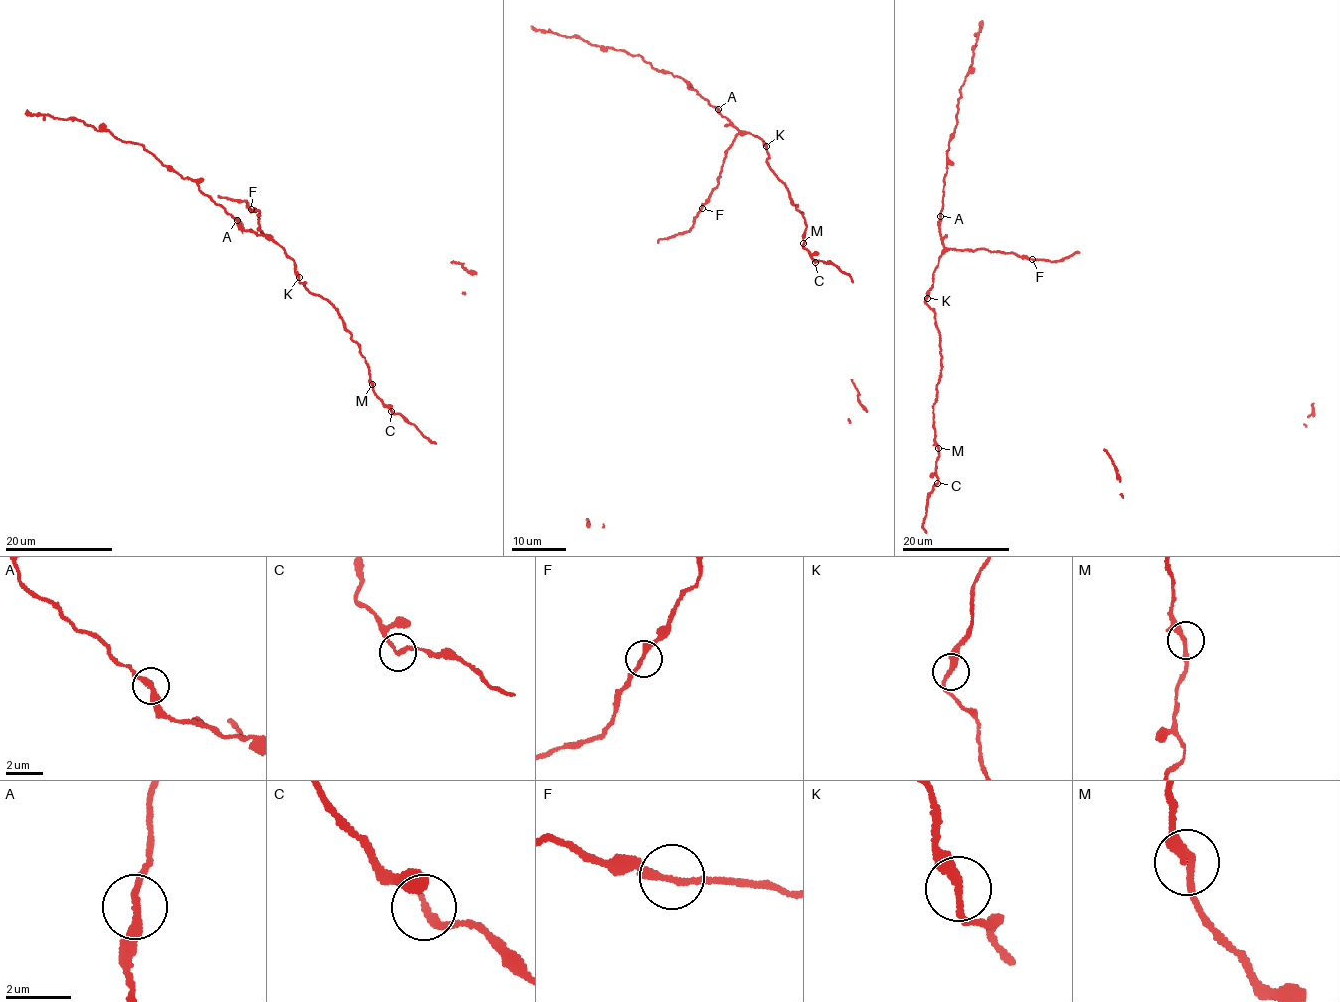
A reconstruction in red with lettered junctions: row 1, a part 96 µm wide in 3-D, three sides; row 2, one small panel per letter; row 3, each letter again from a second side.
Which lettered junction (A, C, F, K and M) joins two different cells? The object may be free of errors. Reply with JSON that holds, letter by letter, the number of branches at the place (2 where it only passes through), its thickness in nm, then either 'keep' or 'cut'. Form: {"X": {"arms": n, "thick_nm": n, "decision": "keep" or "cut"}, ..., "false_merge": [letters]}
{"A": {"arms": 2, "thick_nm": 280, "decision": "keep"}, "C": {"arms": 2, "thick_nm": 200, "decision": "keep"}, "F": {"arms": 2, "thick_nm": 240, "decision": "keep"}, "K": {"arms": 2, "thick_nm": 280, "decision": "keep"}, "M": {"arms": 2, "thick_nm": 240, "decision": "keep"}, "false_merge": []}

